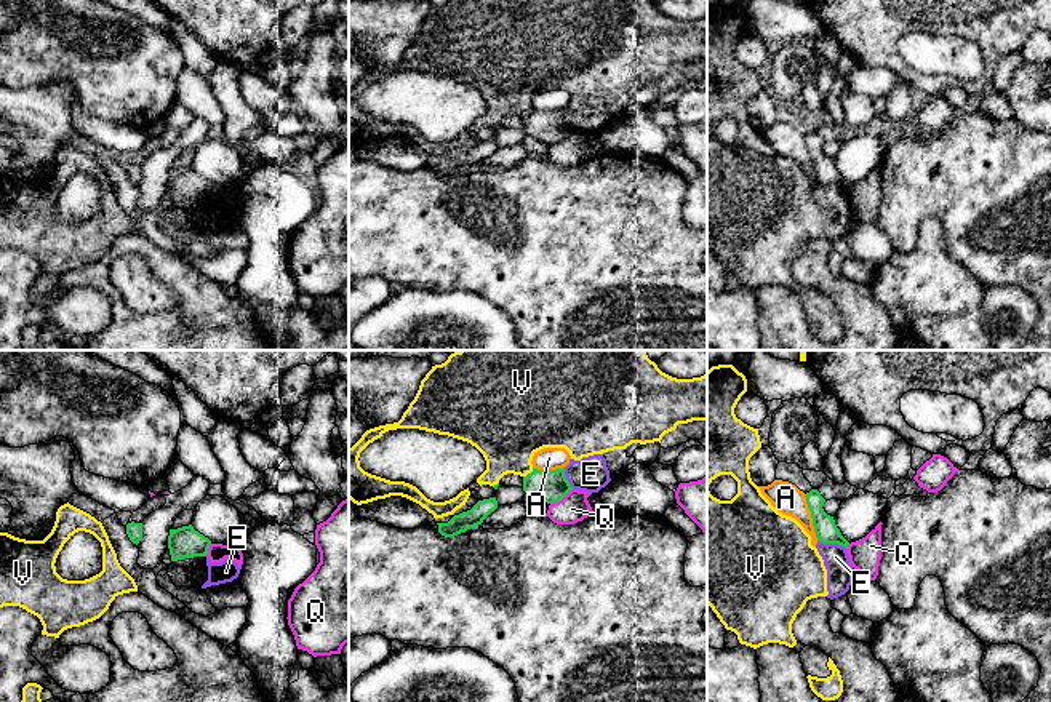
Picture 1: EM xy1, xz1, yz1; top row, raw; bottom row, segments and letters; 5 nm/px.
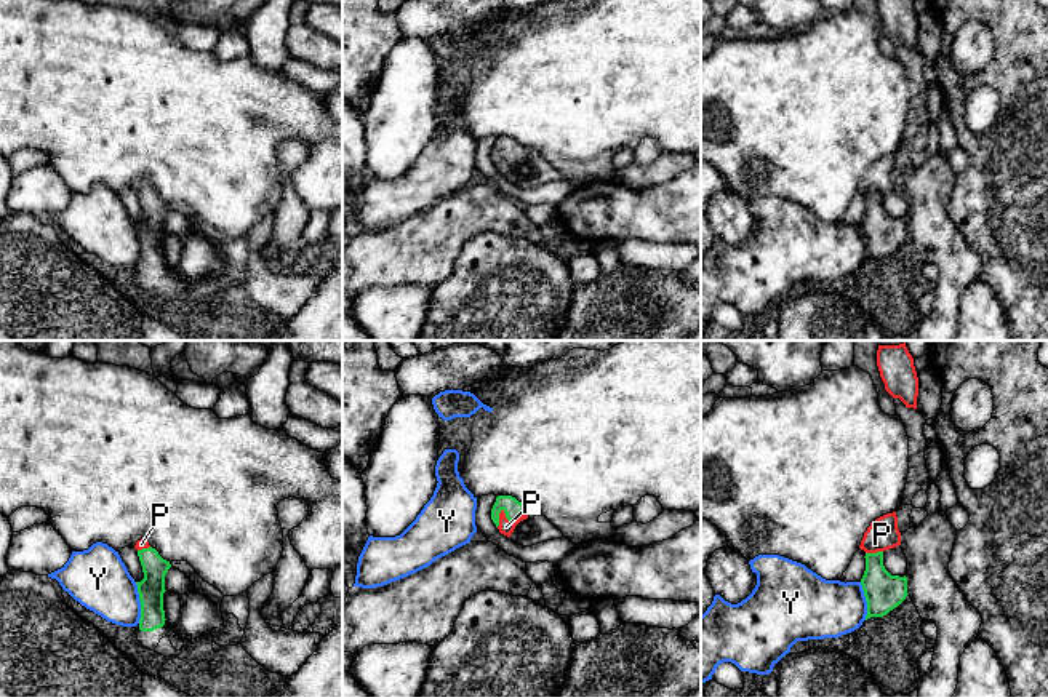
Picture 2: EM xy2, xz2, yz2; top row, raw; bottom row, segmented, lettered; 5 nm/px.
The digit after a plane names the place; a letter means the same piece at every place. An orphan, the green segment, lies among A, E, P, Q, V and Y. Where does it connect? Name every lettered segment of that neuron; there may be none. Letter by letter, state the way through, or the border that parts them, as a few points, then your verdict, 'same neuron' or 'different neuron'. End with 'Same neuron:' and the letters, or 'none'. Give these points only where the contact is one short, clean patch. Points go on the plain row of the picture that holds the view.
A: border along yz1 (805, 136), (813, 173), (818, 181); different neuron
E: border along yz1 (818, 181), (827, 186), (840, 186), (845, 191); different neuron
P: runs through xz2 (512, 151), (506, 159), (506, 168); same neuron
Q: different neuron
V: different neuron
Y: different neuron
Same neuron: P

